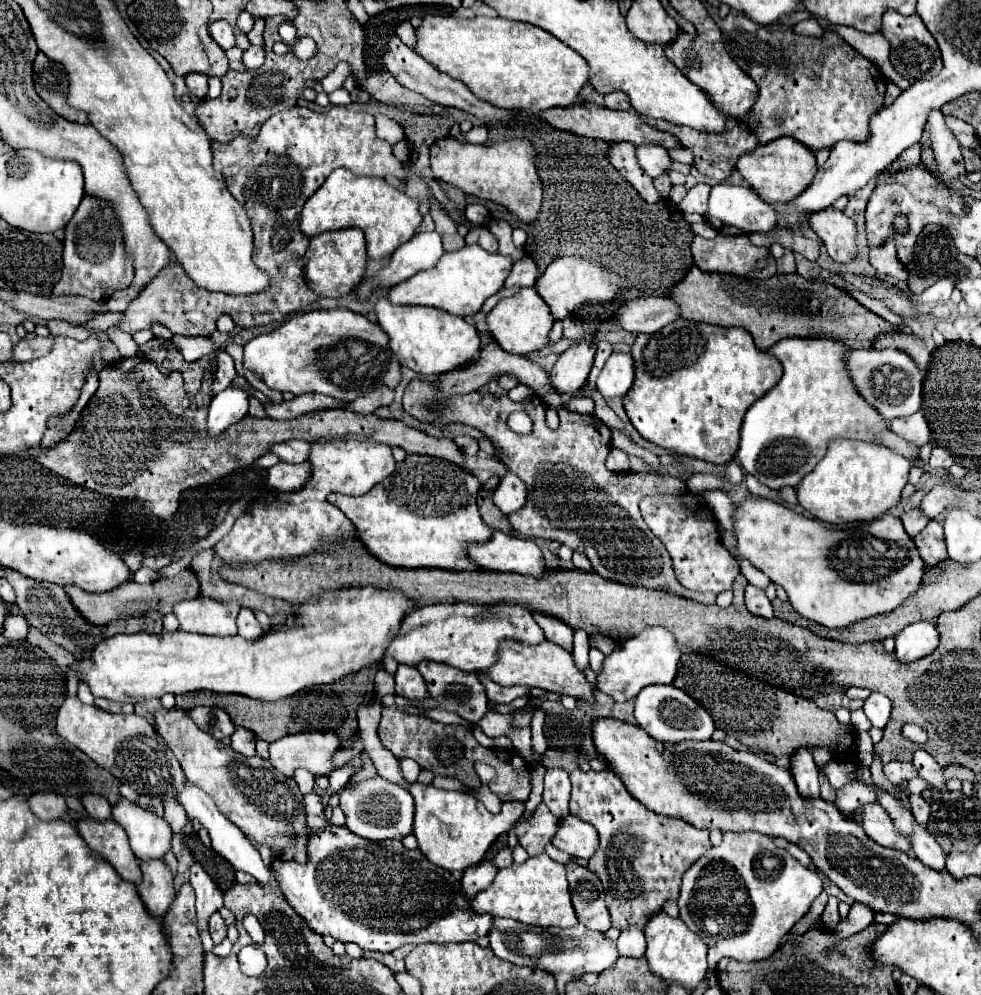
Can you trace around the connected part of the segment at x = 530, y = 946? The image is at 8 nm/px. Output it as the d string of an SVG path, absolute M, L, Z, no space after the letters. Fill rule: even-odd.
M494 918L492 934L488 934L488 938L490 938L492 952L500 960L508 960L520 966L540 968L550 974L560 974L560 972L566 972L570 976L582 976L588 972L600 974L602 970L610 968L618 960L616 942L608 940L602 932L588 930L582 924L570 928L538 928L538 926L520 924L516 920ZM526 934L532 934L532 938L528 938Z

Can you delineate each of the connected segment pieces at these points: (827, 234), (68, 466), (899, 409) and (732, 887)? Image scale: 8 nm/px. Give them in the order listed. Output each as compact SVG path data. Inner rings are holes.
M830 206L820 214L808 214L808 226L824 242L832 260L850 262L858 254L854 220L842 210Z
M140 356L122 358L100 372L100 386L82 410L68 438L48 450L32 448L30 454L42 466L78 486L106 496L138 498L154 508L158 516L150 518L156 520L168 520L178 510L182 490L212 484L238 468L246 468L264 456L272 444L290 438L304 438L310 442L322 438L372 438L388 446L398 446L408 454L428 454L462 466L462 452L450 438L434 438L400 420L382 420L376 414L358 414L350 410L318 410L296 420L246 416L236 426L228 426L220 438L208 438L206 416L208 402L212 400L208 394L212 382L214 374L204 374L202 390L196 396L188 396L182 388L180 372L162 376L150 360ZM192 402L196 410L192 410Z
M860 348L850 352L848 360L848 374L852 382L856 384L858 392L890 422L892 418L906 418L908 414L914 414L920 410L922 404L922 380L924 374L916 366L916 362L908 356L902 354L896 348Z
M724 832L722 844L708 850L684 872L678 908L686 926L708 944L708 966L716 968L722 958L766 960L788 930L808 914L820 892L818 874L778 848L770 836Z

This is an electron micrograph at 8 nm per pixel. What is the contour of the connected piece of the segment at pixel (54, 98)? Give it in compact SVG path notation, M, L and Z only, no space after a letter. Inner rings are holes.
M38 52L34 60L34 88L38 96L62 118L84 124L88 122L88 116L82 110L76 110L68 106L66 94L68 94L68 76L64 68L58 62L52 62L48 56Z

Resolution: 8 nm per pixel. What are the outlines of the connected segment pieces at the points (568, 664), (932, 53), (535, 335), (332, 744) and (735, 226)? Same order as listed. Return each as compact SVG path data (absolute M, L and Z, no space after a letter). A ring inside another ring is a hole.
M544 640L538 646L526 646L522 642L500 642L500 660L486 672L496 684L500 686L528 686L528 688L542 688L546 692L556 692L556 694L568 694L572 698L586 700L594 704L594 688L588 684L584 672L580 672L574 664L574 658L568 650L562 646Z
M888 10L882 18L882 30L880 30L892 44L892 52L890 52L890 62L892 66L910 82L918 82L918 80L930 80L934 78L940 70L942 70L942 58L940 58L940 50L936 40L932 38L932 34L928 32L928 28L924 26L924 22L918 18L918 14L912 16L902 16L894 10Z
M522 288L516 296L500 300L494 310L488 314L488 330L496 338L496 342L510 354L532 354L542 350L548 344L548 334L552 330L554 318L548 310L548 304L536 294L534 288Z
M332 732L290 734L270 744L270 764L284 776L294 776L298 768L320 776L334 770L332 758L338 748L340 738Z
M716 184L710 192L710 206L704 218L722 234L752 234L770 232L778 226L778 212L774 204L764 202L752 188L734 184Z

